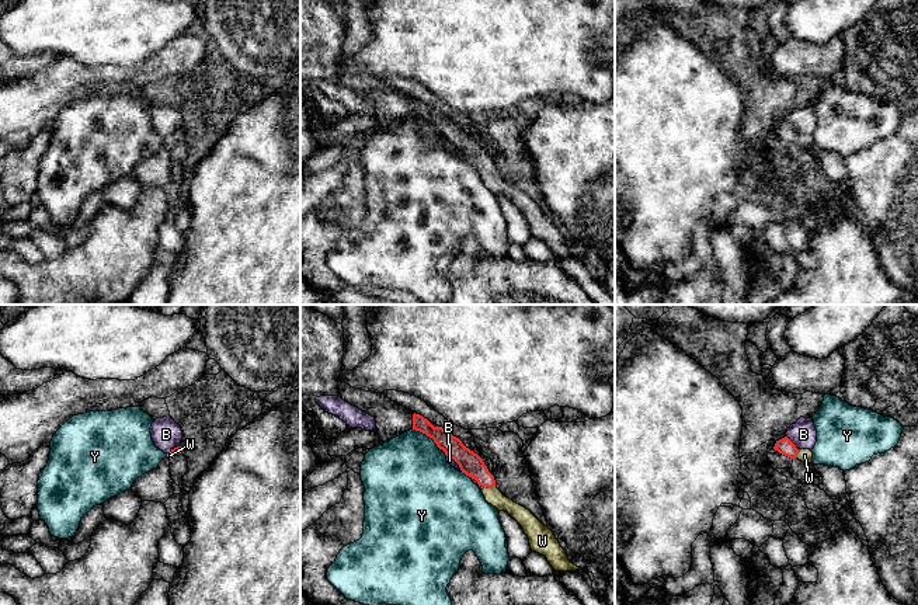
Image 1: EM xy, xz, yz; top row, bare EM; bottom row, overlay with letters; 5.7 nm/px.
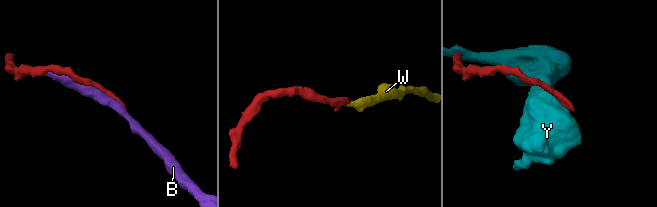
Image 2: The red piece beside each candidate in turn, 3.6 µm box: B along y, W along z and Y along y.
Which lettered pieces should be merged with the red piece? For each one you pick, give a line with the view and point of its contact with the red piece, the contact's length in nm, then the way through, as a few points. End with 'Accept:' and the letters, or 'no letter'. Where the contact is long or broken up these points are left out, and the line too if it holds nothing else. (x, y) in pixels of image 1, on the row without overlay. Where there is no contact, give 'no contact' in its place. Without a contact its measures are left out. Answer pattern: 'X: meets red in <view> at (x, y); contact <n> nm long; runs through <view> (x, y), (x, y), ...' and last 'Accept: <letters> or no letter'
W: meets red in xz at (490, 173); contact 60 nm long; runs through xz (470, 149), (490, 173), (493, 181)
Accept: W

